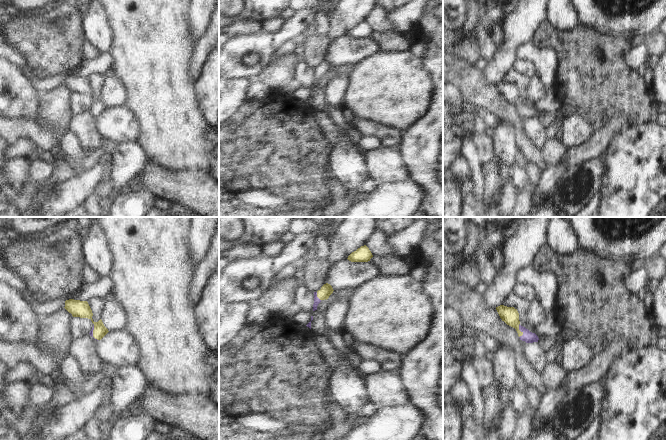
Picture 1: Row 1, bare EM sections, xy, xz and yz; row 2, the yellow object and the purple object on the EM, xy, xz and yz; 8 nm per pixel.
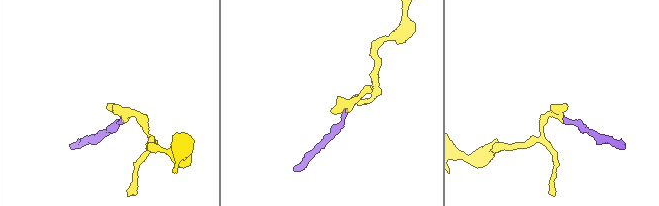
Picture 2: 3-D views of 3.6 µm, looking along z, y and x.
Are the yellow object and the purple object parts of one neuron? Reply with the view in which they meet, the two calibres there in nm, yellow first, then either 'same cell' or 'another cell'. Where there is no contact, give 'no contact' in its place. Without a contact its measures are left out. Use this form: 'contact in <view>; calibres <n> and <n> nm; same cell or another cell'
contact in yz; calibres 140 and 90 nm; same cell

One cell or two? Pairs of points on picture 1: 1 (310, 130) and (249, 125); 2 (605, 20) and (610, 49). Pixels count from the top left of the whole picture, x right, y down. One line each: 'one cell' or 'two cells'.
1: one cell
2: two cells

